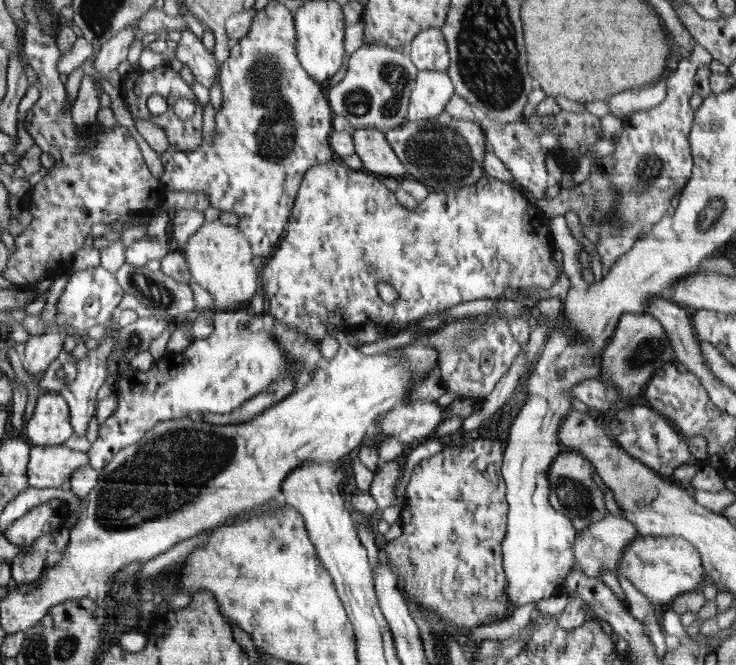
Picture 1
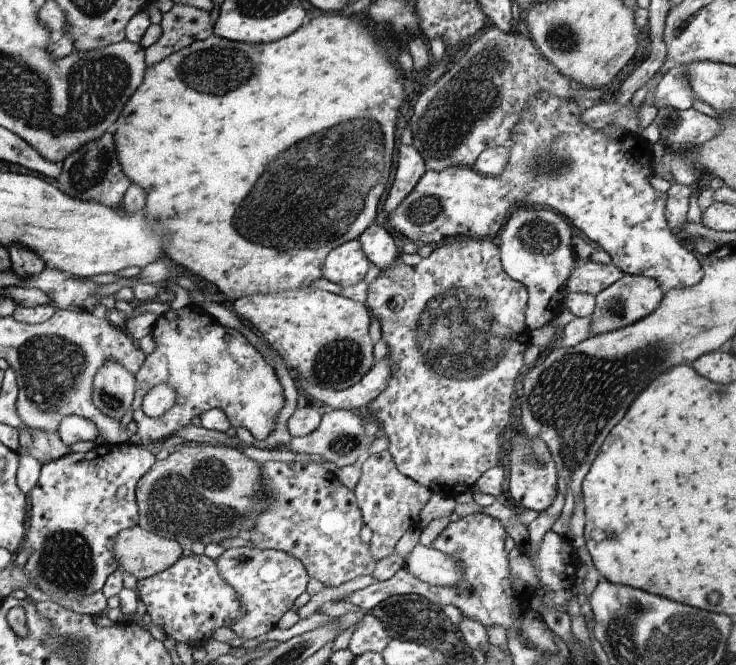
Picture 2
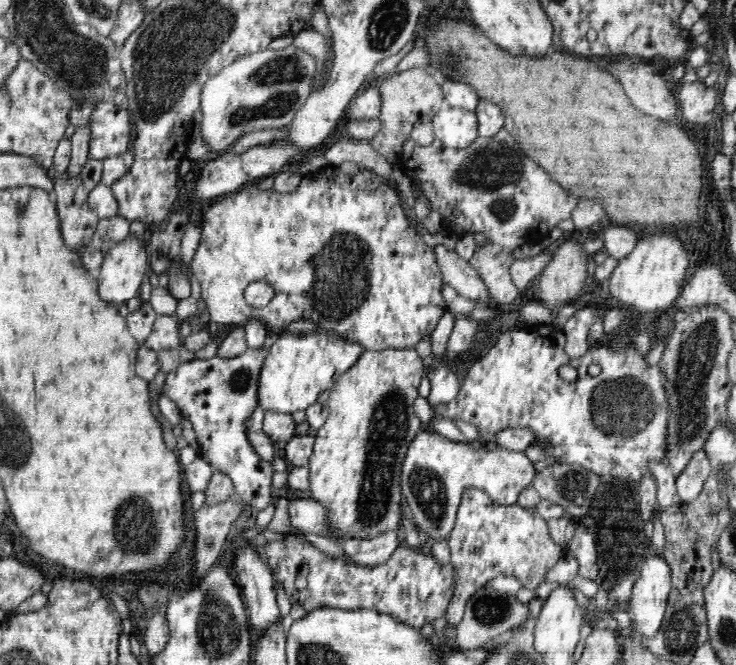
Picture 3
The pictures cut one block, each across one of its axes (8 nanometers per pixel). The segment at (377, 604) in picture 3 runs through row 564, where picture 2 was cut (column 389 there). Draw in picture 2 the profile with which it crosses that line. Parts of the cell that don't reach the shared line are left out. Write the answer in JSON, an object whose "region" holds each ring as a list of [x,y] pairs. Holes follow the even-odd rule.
{"region":[[[454,238],[442,242],[428,256],[417,265],[405,263],[396,264],[392,268],[382,270],[379,277],[369,284],[366,304],[371,308],[376,320],[380,322],[381,337],[388,344],[386,356],[391,360],[392,374],[388,384],[372,399],[370,410],[376,416],[376,421],[382,435],[389,440],[388,452],[392,455],[396,468],[406,476],[412,477],[418,484],[430,489],[431,494],[439,494],[444,498],[456,498],[458,494],[472,492],[475,484],[486,470],[498,466],[500,460],[500,432],[510,422],[510,408],[512,408],[512,392],[516,386],[516,378],[524,366],[524,352],[530,345],[530,332],[526,330],[527,300],[530,298],[528,288],[521,282],[508,276],[501,264],[501,252],[496,244],[486,239],[468,239],[464,248],[463,238]]]}

